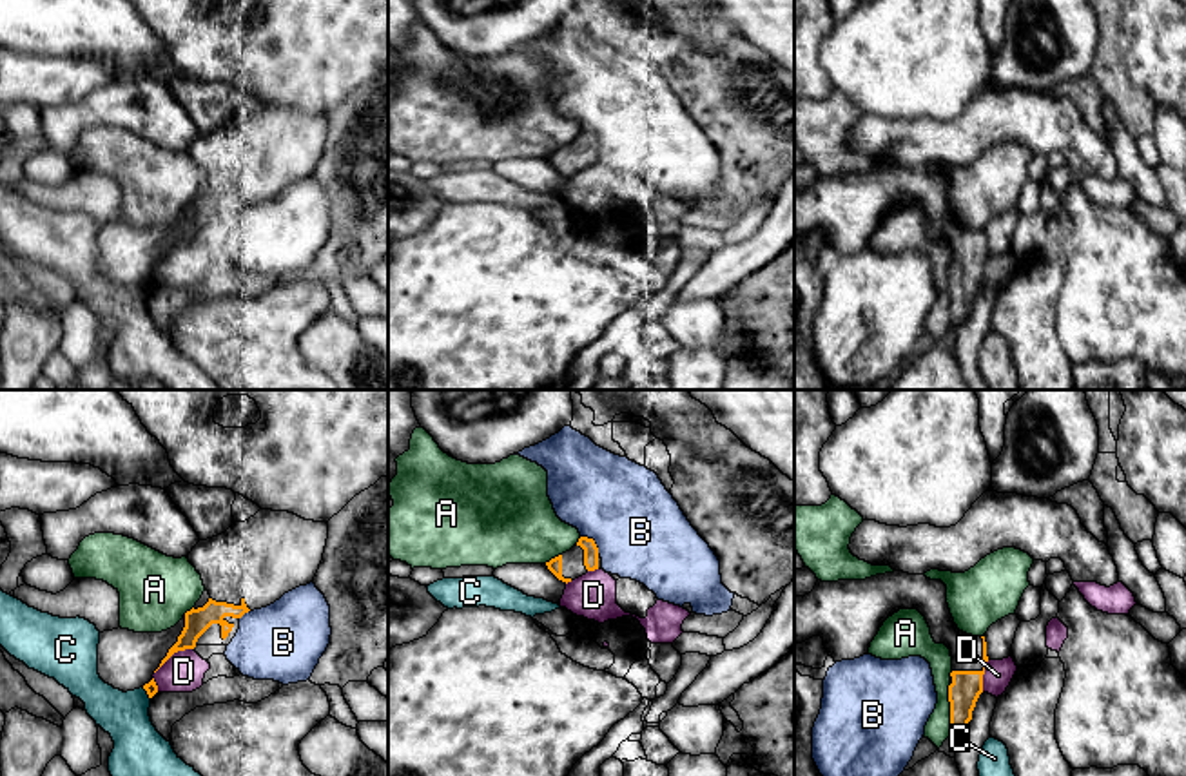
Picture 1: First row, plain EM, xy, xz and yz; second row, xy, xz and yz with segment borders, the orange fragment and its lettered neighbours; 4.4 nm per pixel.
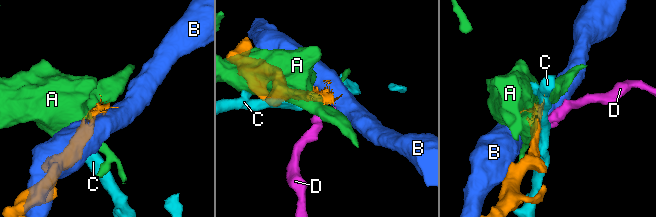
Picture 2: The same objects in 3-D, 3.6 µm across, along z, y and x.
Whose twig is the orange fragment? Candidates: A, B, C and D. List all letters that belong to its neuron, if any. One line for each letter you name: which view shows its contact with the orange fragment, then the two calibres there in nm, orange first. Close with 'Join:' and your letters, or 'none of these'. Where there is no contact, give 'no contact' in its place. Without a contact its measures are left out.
Join: none of these

